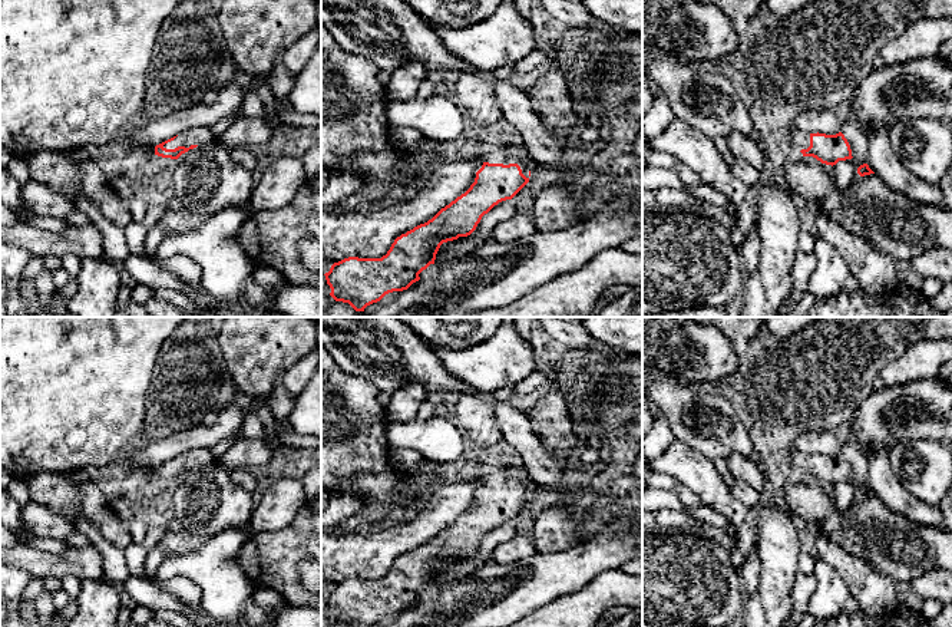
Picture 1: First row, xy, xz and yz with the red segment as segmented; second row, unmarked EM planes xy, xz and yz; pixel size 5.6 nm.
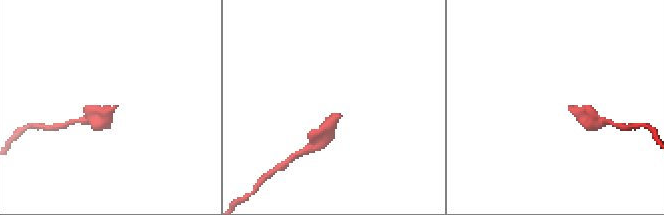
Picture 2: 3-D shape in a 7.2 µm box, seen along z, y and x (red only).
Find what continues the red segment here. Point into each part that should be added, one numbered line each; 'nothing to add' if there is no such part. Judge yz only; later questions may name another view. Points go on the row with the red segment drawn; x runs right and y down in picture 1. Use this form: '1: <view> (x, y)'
1: yz (802, 139)

